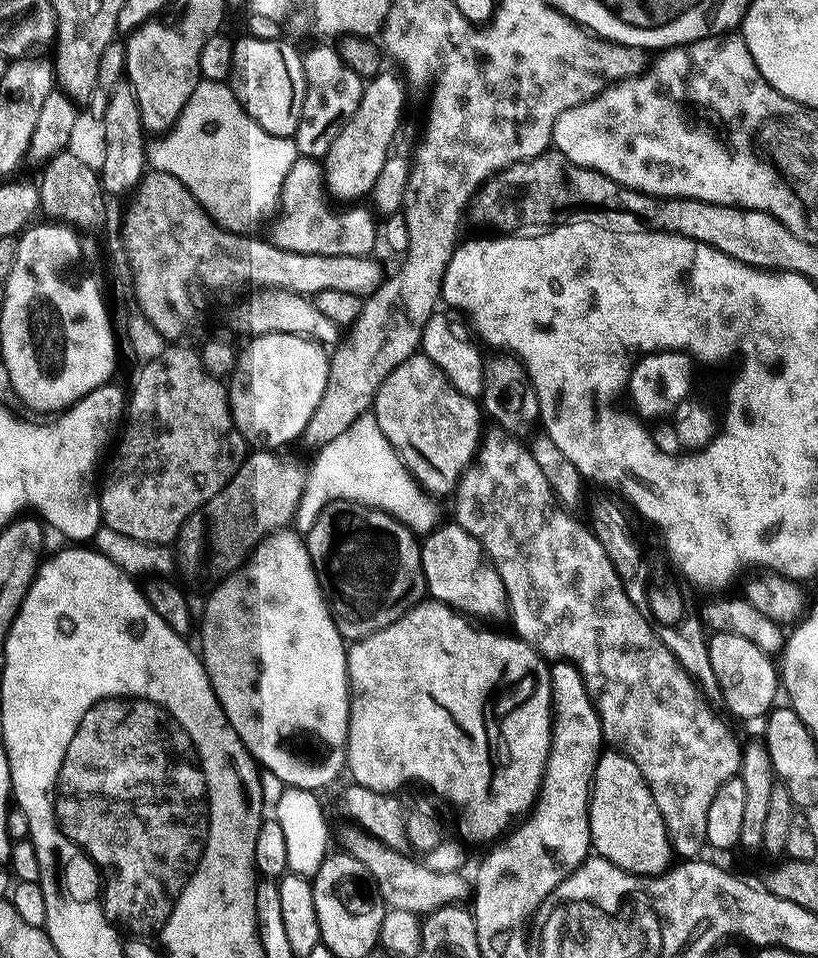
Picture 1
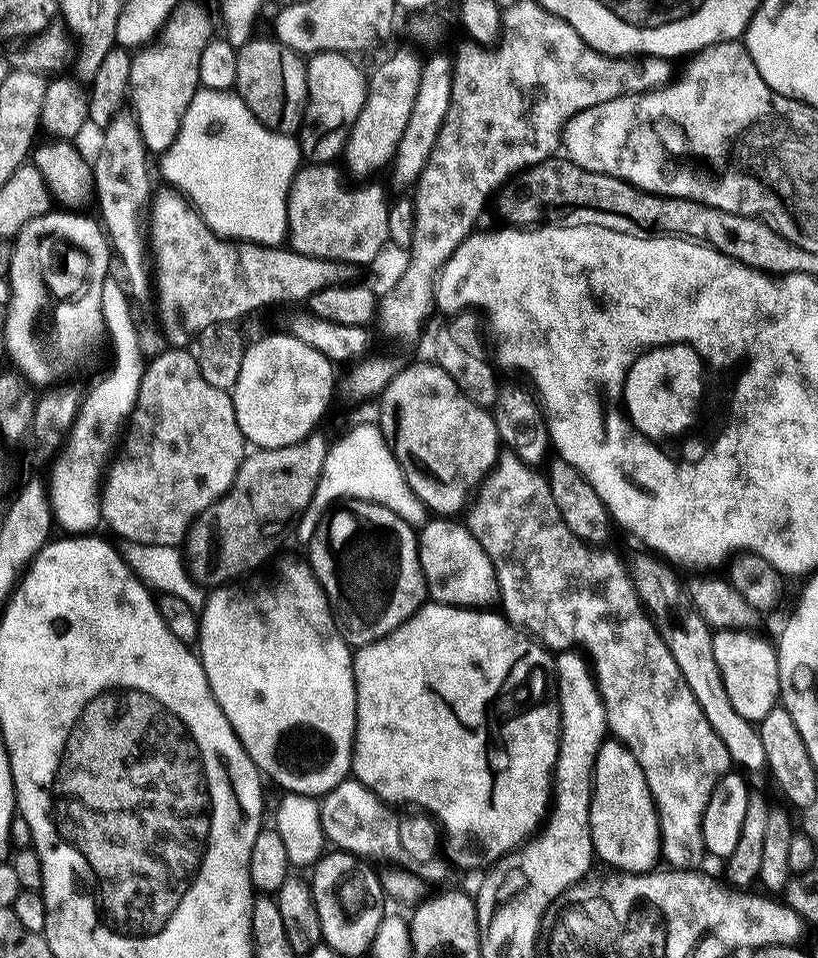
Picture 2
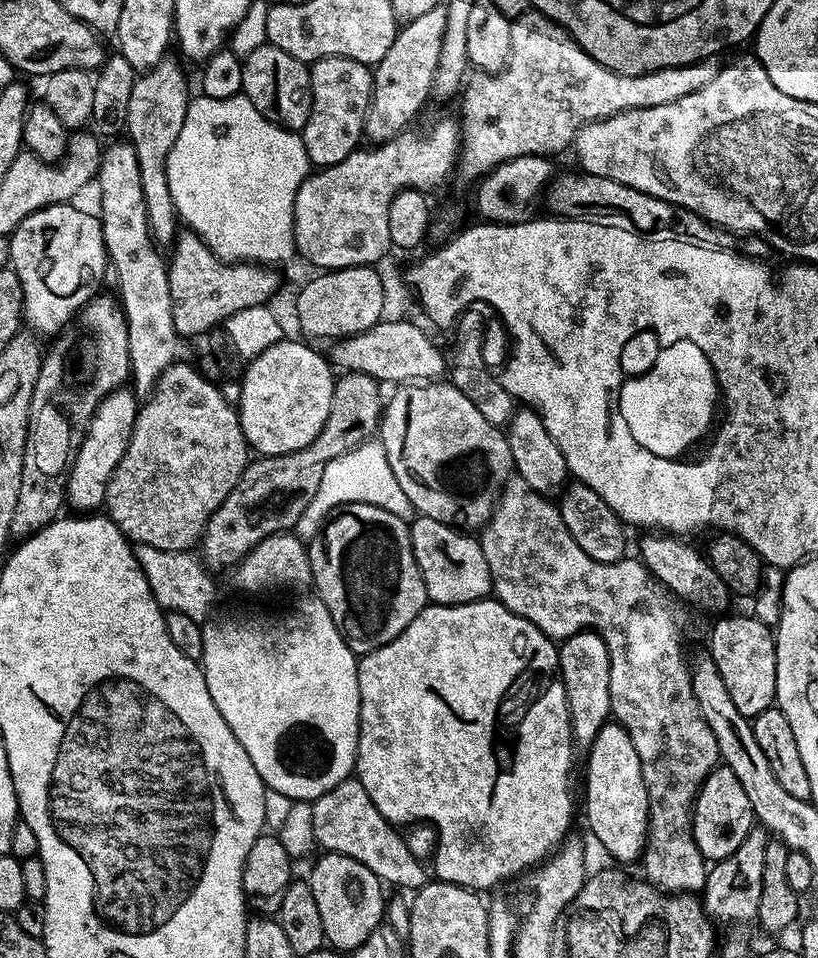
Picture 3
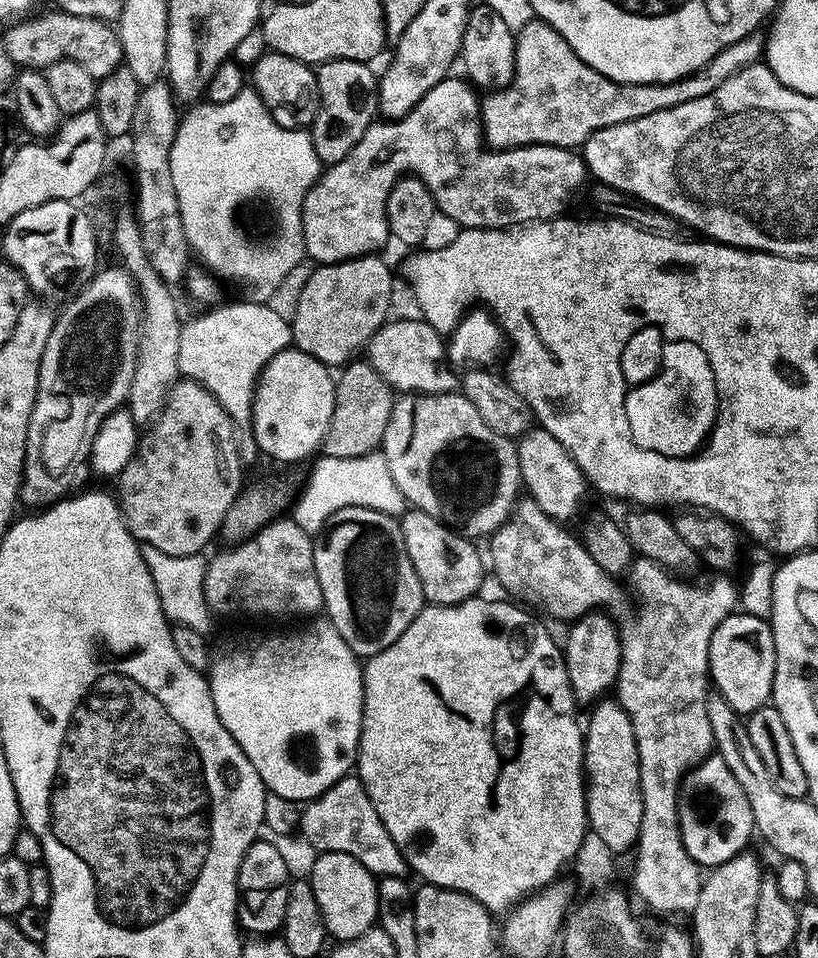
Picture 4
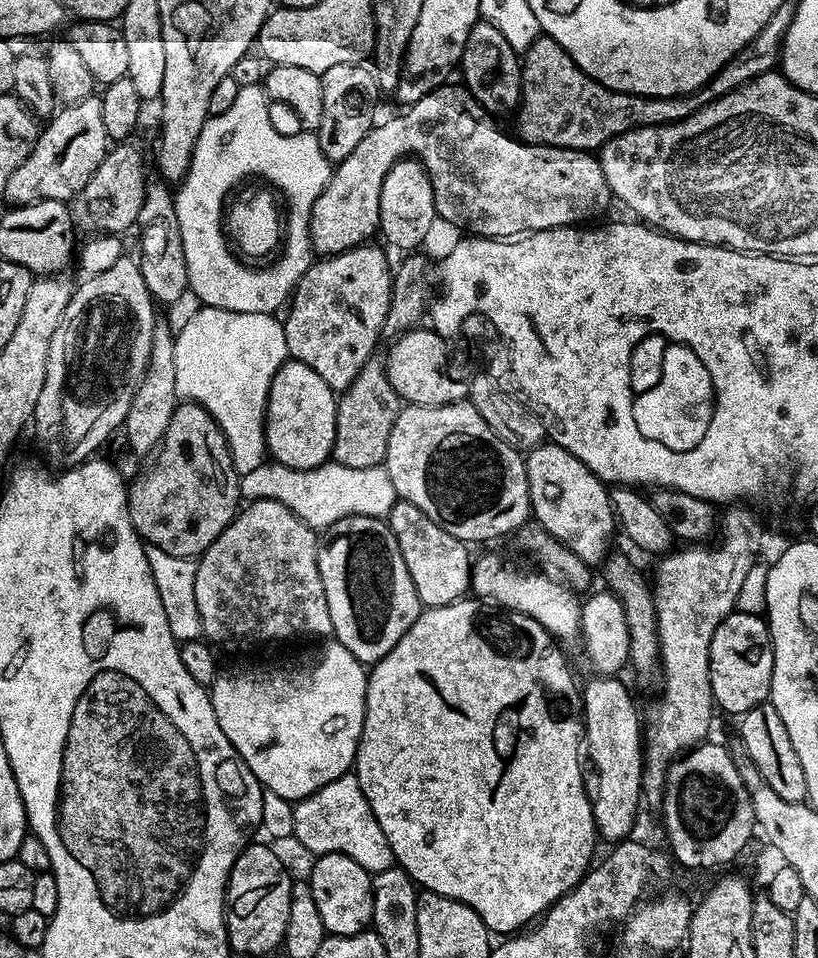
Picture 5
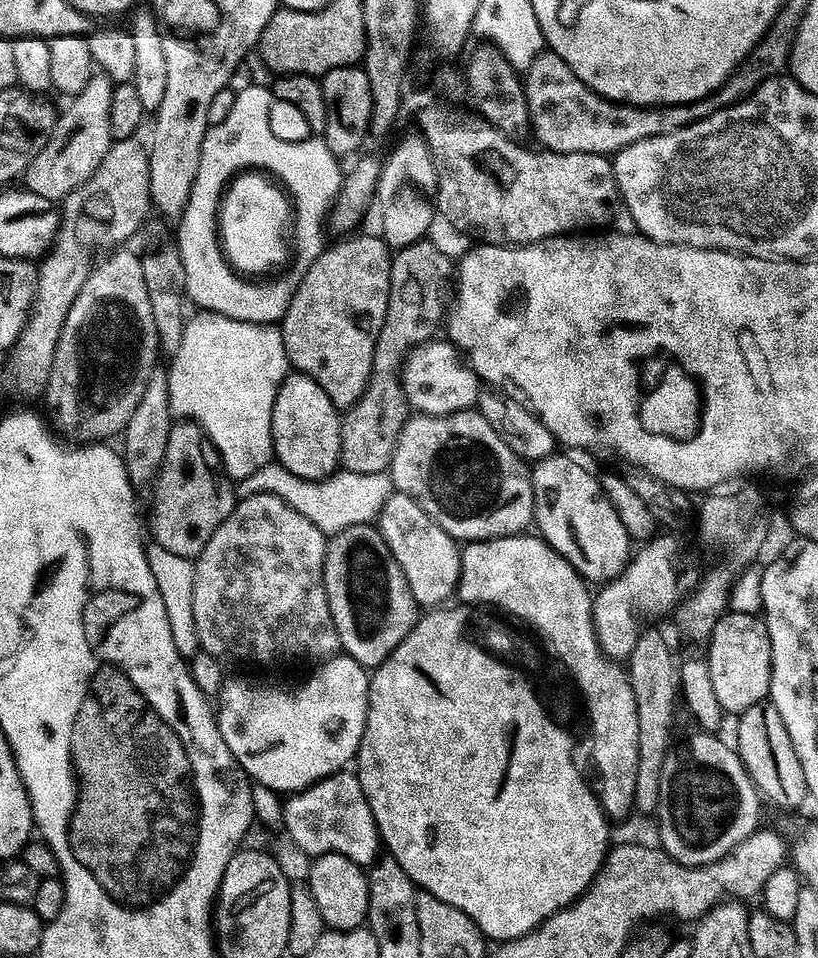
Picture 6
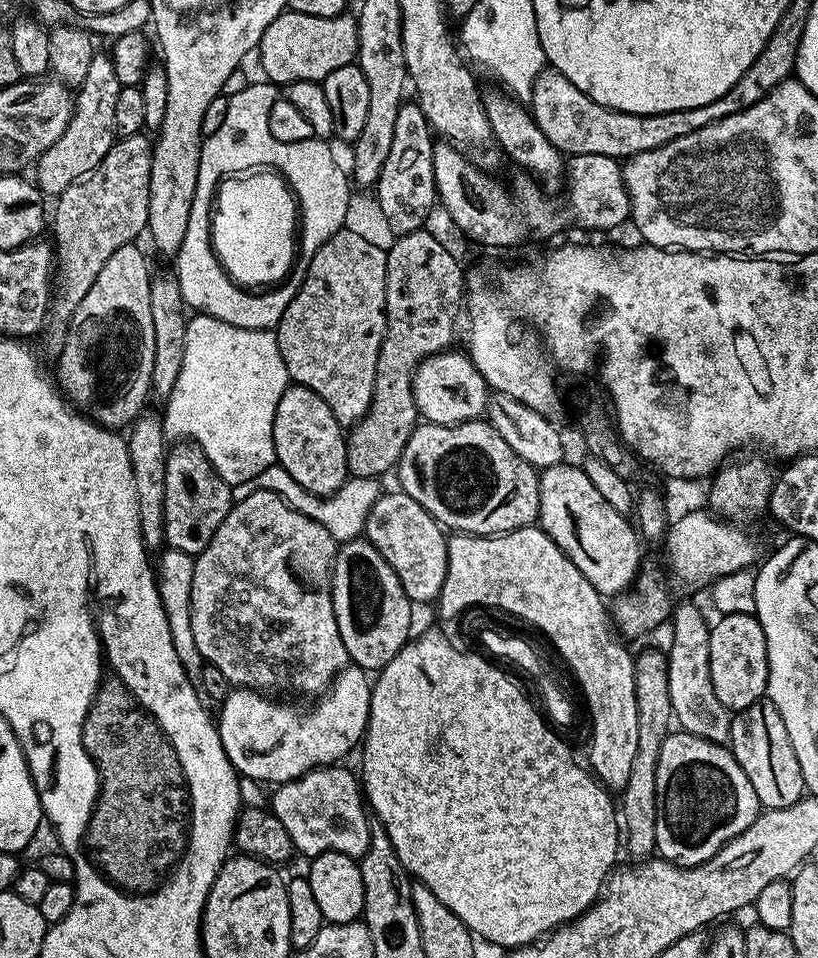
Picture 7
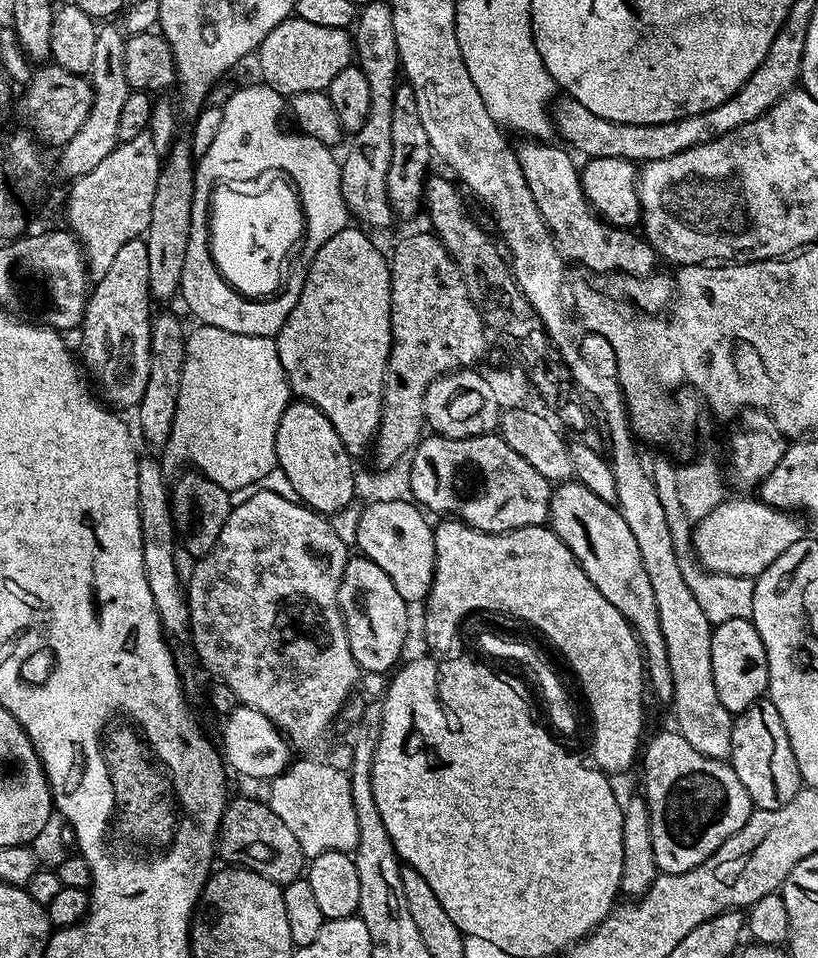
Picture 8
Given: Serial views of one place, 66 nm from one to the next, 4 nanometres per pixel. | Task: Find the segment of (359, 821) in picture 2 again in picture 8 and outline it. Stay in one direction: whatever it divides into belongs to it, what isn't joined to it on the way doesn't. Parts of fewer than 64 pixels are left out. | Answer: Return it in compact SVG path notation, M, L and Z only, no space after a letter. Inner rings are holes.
M300 758L270 781L266 803L286 822L290 834L298 838L305 857L321 856L324 852L355 853L358 846L358 817L354 814L354 798L350 798L350 775L332 764Z

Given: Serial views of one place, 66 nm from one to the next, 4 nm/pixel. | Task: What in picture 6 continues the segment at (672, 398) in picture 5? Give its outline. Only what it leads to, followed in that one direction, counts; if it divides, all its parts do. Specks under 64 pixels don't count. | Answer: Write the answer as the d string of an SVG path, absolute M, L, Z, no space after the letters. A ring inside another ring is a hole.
M664 344L662 374L660 374L656 388L652 388L646 394L636 390L636 416L634 418L638 420L640 430L648 436L658 436L662 440L688 446L704 430L704 420L708 414L706 408L708 408L708 394L706 394L704 378L682 362L682 358L676 354L676 346Z

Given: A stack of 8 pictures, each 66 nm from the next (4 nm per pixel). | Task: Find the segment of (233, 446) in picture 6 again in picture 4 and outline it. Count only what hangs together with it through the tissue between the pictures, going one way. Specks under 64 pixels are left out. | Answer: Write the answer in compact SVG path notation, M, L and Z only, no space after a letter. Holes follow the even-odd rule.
M244 300L242 304L221 303L209 316L201 320L192 320L182 327L182 338L178 338L178 366L180 376L196 381L226 410L226 414L237 425L247 425L252 419L252 399L256 393L256 382L260 379L260 372L274 354L292 344L291 323L273 305L268 302Z

